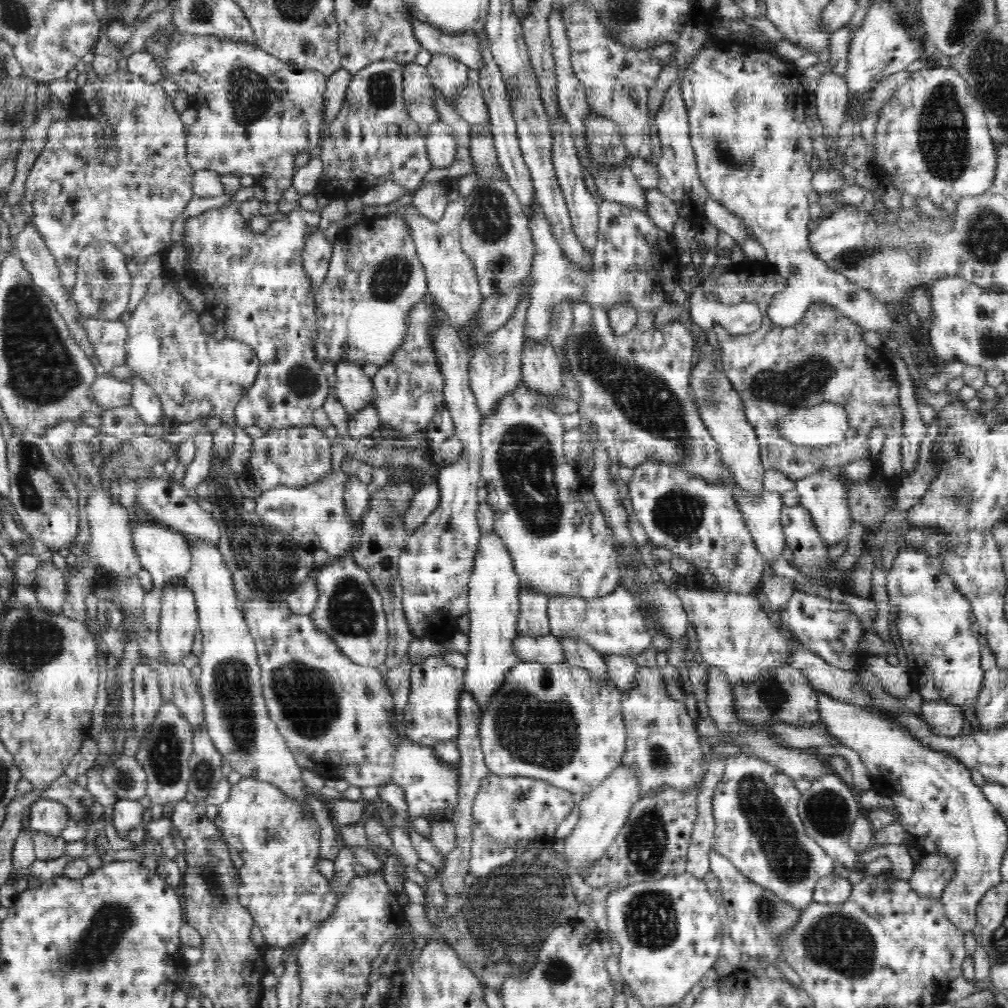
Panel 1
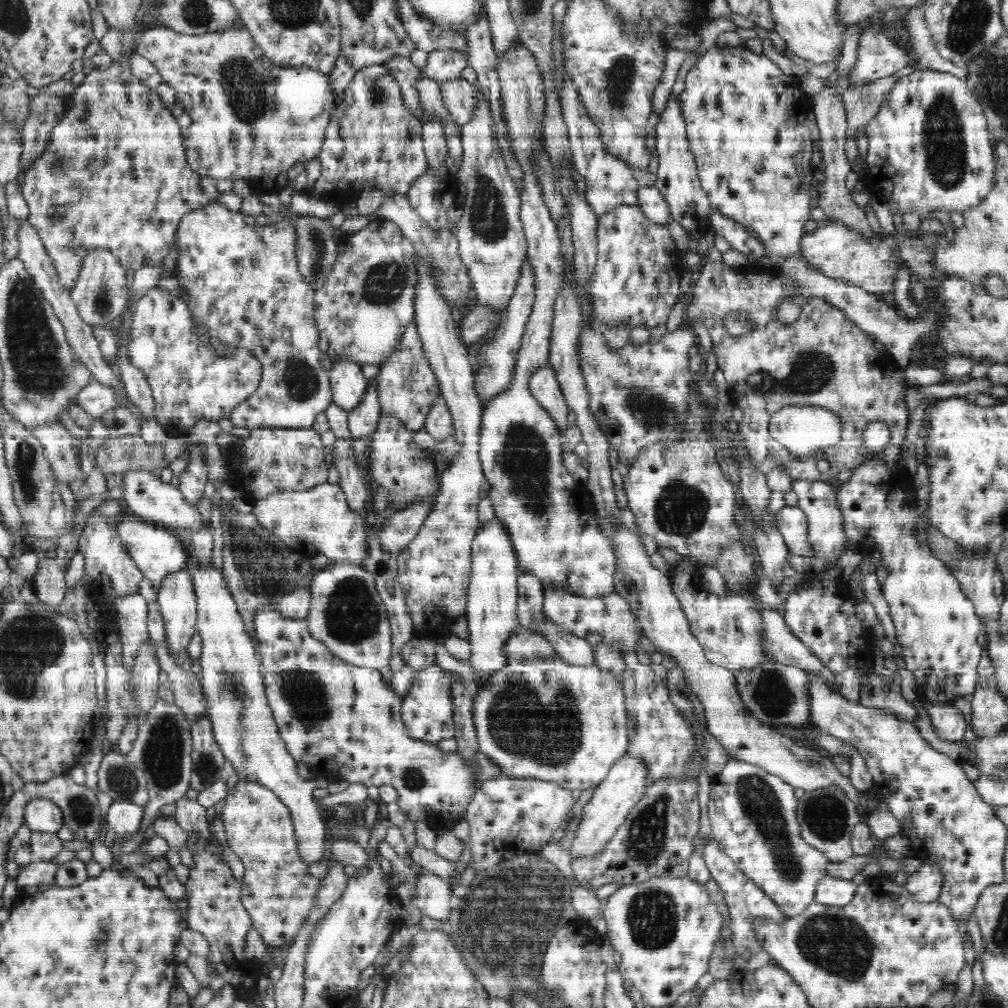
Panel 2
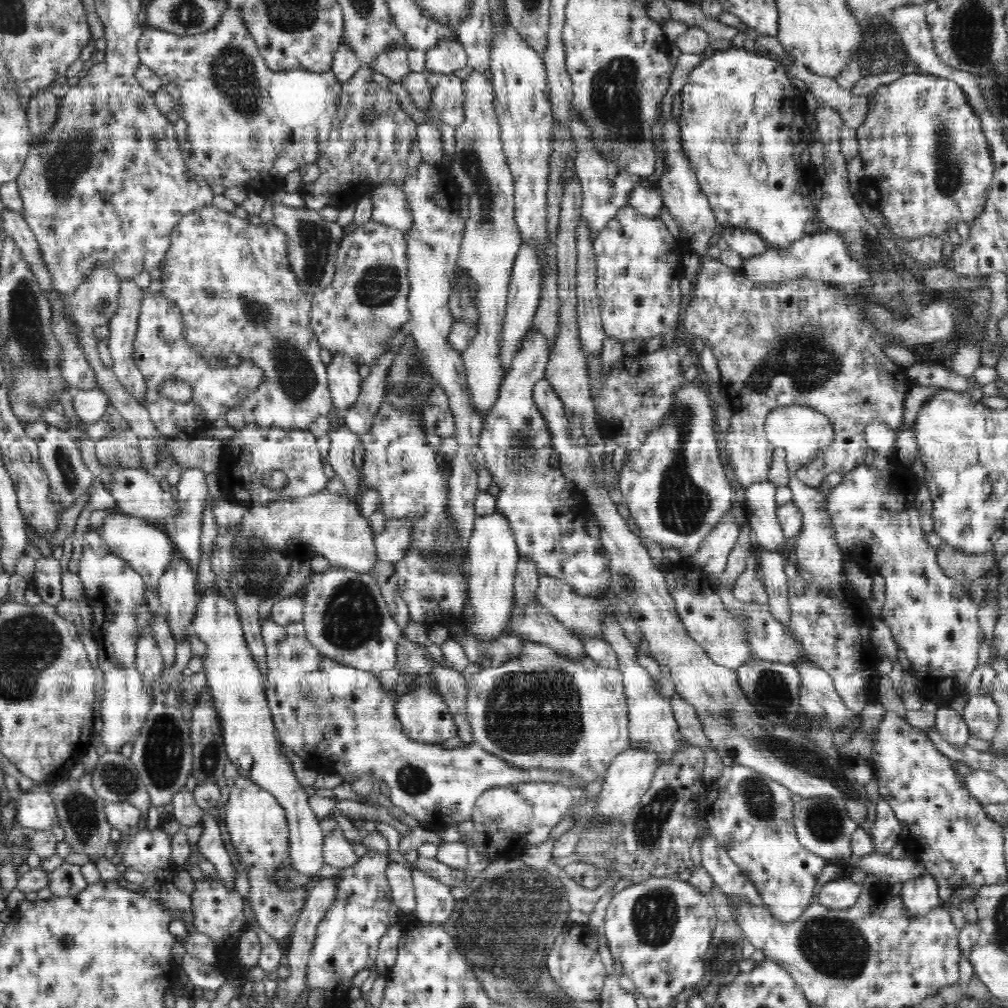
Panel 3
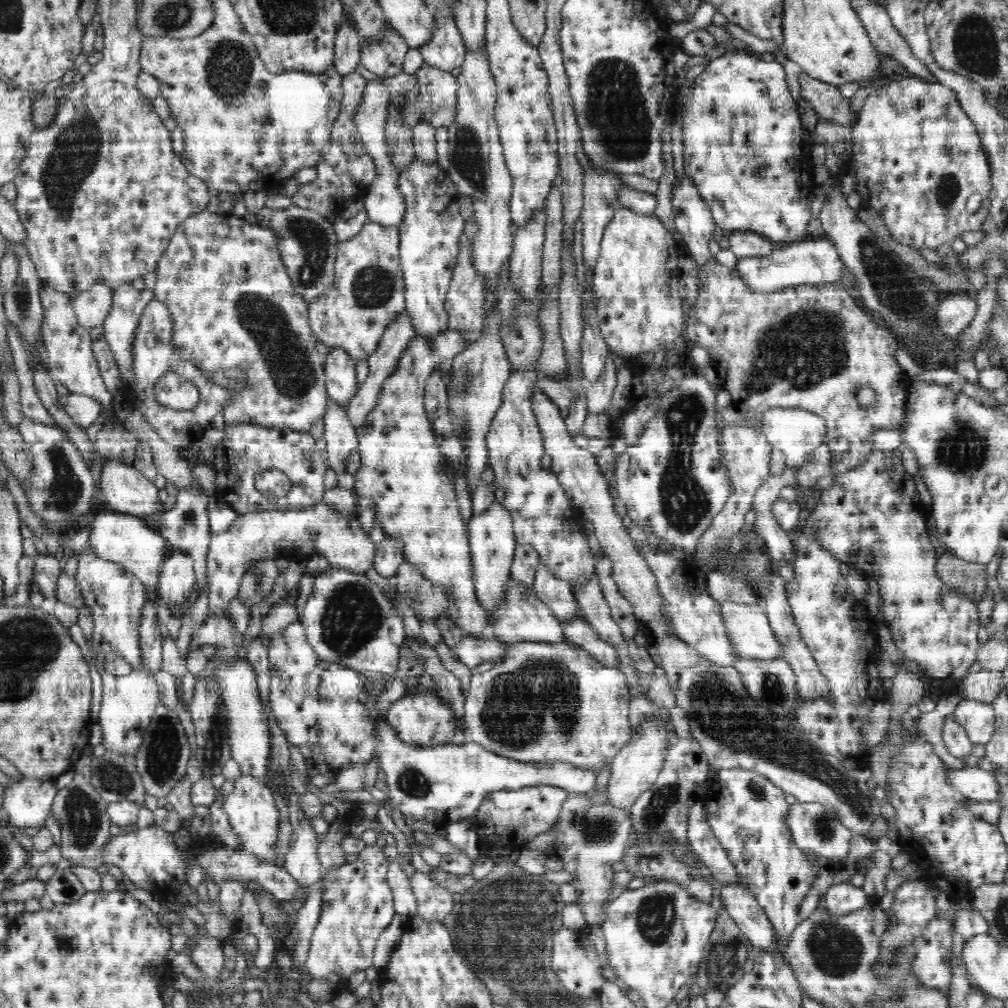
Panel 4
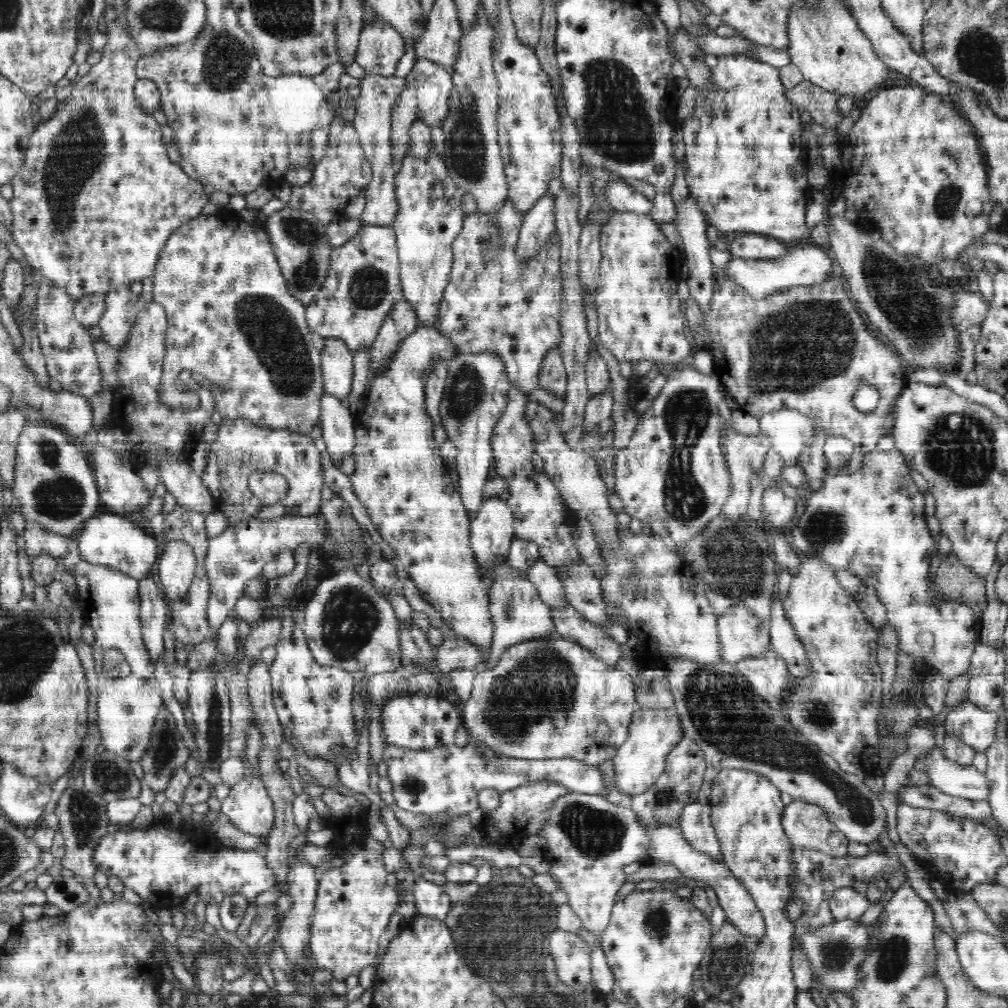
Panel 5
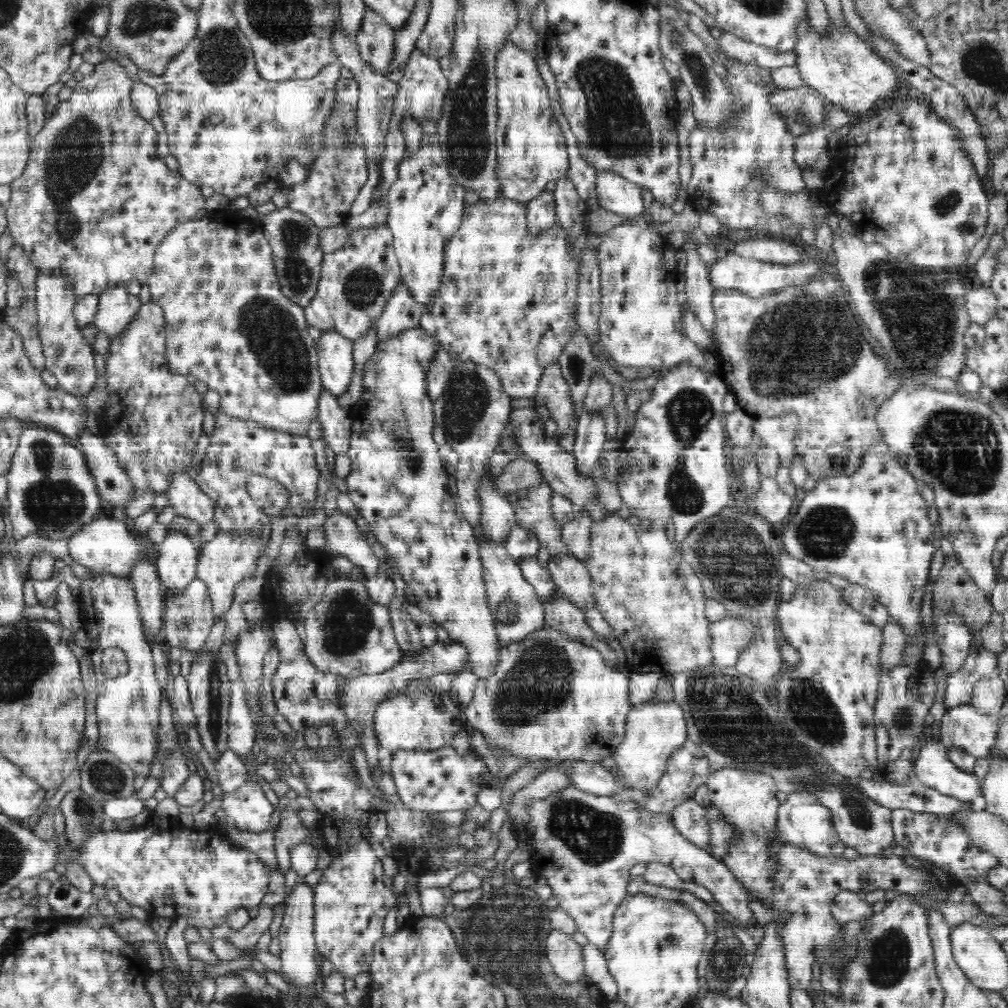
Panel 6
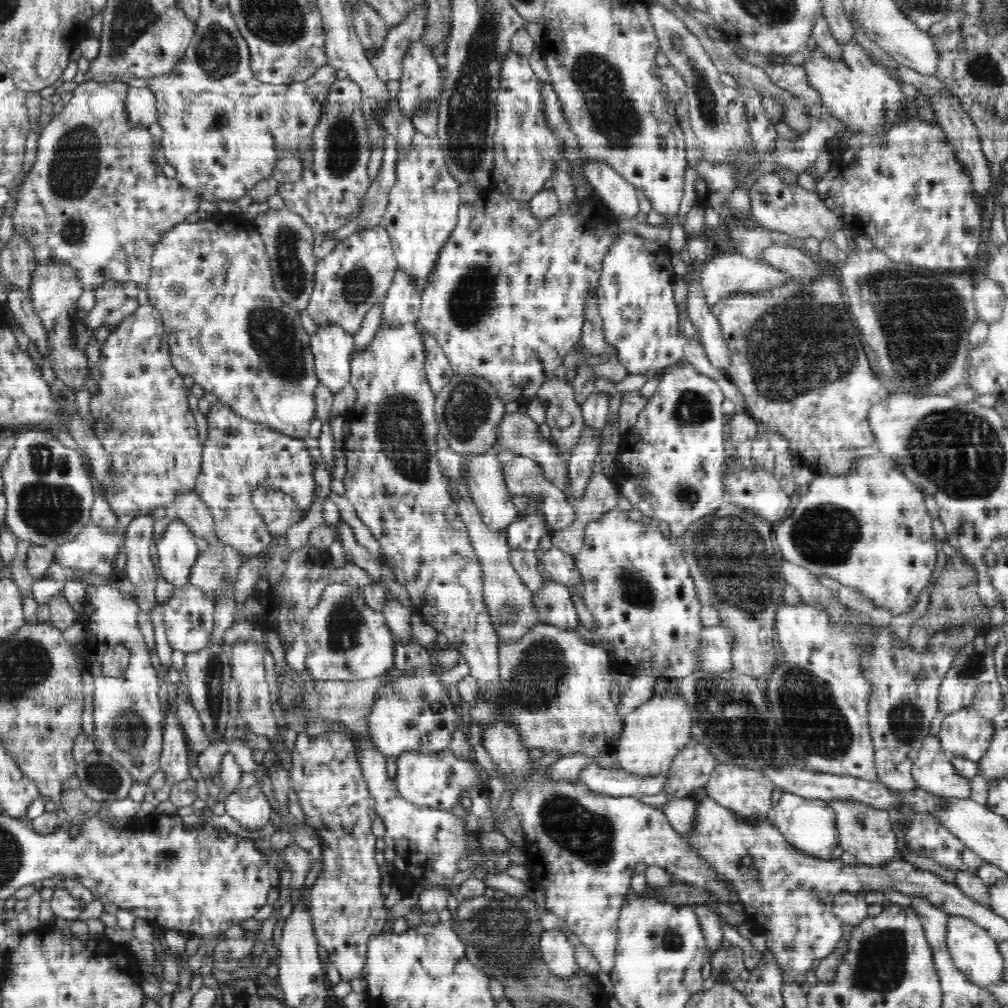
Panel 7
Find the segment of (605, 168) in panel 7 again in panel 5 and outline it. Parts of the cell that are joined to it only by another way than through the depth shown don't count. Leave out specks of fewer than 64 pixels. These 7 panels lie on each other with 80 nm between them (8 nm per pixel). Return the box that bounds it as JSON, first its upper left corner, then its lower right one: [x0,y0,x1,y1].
[603,179,653,214]

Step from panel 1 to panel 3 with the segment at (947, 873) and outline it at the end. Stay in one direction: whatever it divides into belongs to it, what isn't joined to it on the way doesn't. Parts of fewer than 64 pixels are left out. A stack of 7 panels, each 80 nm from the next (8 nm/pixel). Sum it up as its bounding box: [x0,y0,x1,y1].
[900,874,942,918]

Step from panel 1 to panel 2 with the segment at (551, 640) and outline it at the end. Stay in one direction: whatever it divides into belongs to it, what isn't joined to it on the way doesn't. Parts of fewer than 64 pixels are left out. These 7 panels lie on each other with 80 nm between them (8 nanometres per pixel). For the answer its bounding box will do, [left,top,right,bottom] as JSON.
[502,622,557,661]

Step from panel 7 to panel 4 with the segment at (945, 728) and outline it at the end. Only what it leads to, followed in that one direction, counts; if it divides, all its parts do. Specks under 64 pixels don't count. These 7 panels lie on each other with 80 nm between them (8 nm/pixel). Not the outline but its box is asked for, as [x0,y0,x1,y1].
[954,700,995,744]

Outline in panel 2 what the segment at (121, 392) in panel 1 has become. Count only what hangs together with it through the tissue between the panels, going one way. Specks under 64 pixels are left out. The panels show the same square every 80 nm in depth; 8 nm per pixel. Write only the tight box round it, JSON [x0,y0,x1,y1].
[78,379,122,418]

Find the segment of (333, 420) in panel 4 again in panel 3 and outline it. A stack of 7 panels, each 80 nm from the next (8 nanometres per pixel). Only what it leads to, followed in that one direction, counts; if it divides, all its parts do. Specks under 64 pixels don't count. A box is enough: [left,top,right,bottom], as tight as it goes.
[328,426,370,504]

